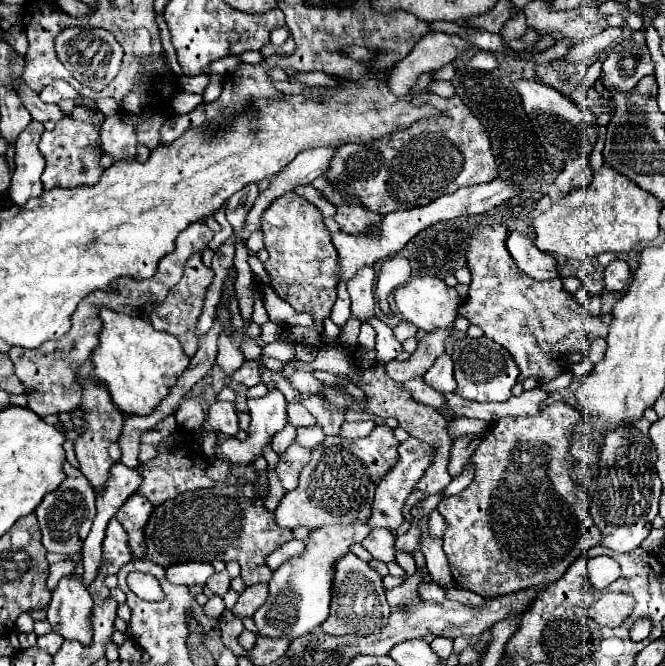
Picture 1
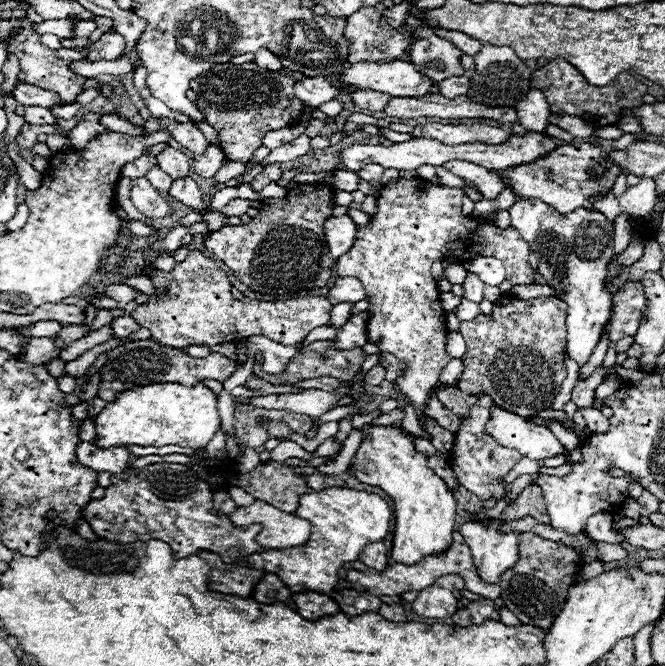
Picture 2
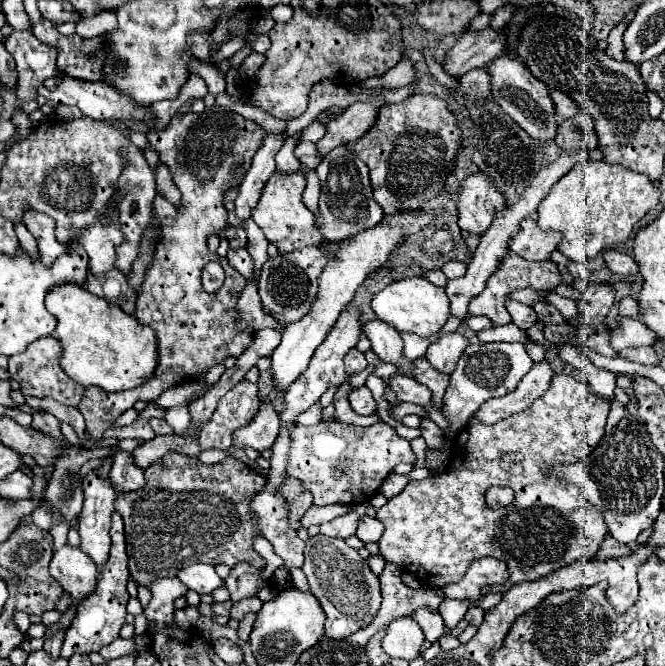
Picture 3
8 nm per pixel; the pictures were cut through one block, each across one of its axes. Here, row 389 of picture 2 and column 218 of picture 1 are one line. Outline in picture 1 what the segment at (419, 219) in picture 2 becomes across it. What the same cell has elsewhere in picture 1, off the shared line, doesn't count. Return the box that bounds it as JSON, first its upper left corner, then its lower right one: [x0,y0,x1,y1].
[206,400,240,436]

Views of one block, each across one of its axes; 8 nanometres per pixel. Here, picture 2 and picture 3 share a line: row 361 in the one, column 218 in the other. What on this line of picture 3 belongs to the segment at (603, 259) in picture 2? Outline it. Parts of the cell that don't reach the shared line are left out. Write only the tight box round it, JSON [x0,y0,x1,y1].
[178,564,224,594]

